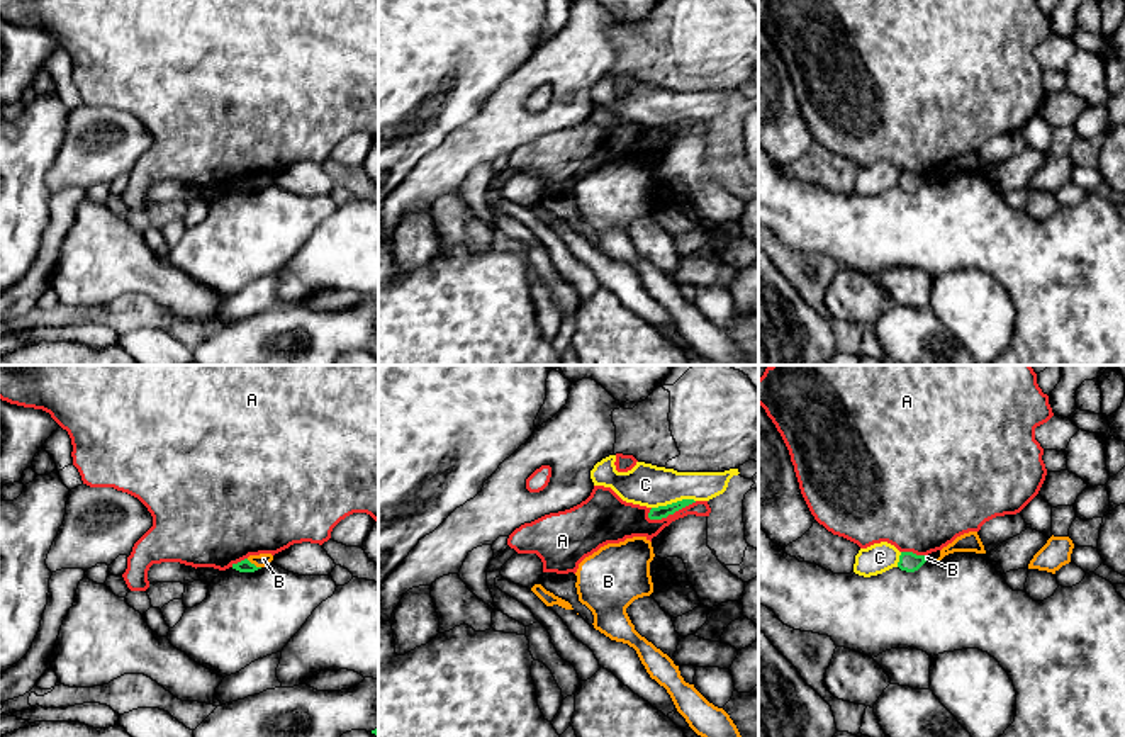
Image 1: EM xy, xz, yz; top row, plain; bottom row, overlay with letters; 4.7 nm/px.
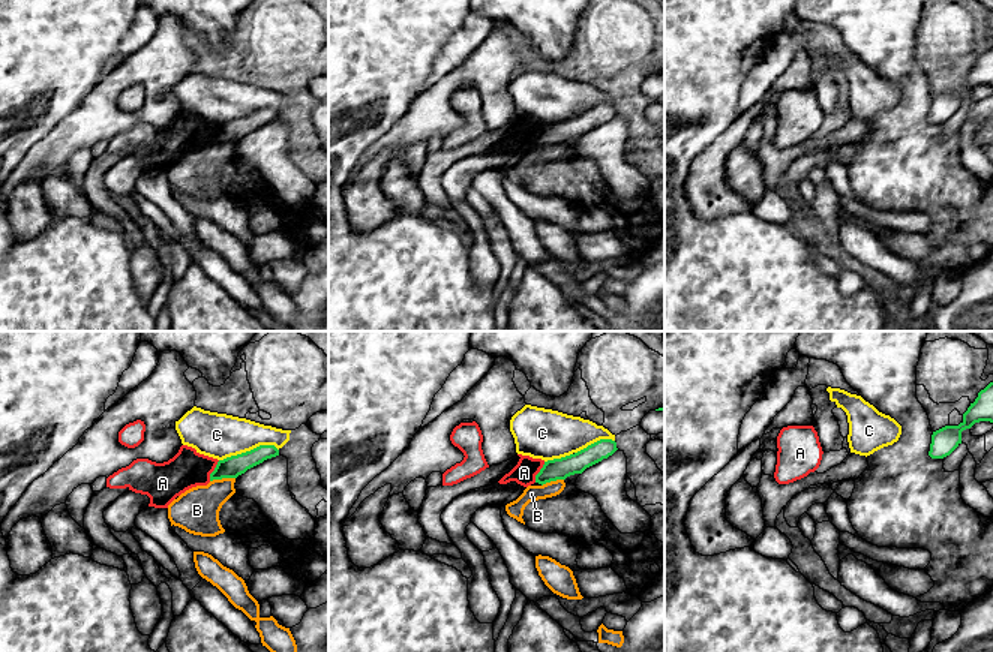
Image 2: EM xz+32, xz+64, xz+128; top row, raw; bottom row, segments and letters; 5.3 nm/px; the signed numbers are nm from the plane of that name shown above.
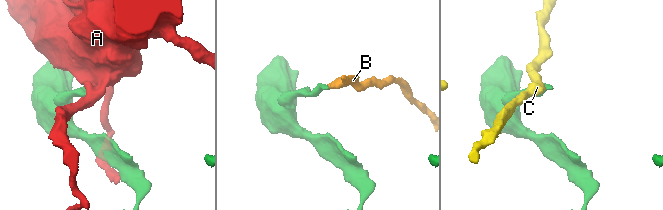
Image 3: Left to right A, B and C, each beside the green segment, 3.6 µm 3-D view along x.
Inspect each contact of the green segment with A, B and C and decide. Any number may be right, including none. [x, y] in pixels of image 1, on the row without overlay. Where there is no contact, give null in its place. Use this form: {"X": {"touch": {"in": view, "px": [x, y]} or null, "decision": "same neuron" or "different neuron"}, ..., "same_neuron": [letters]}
{"A": {"touch": {"in": "xz", "px": [671, 133]}, "decision": "different neuron"}, "B": {"touch": {"in": "xy", "px": [253, 184]}, "decision": "different neuron"}, "C": {"touch": {"in": "xz", "px": [672, 123]}, "decision": "different neuron"}, "same_neuron": []}

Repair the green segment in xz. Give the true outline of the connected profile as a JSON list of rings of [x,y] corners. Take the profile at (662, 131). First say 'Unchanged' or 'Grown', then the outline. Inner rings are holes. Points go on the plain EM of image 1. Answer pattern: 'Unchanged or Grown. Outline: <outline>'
Unchanged. Outline: [[[682,119],[682,121],[677,121],[677,122],[672,122],[672,124],[667,124],[667,126],[658,126],[658,127],[652,127],[650,132],[648,132],[648,138],[650,139],[662,139],[662,138],[667,138],[669,134],[674,134],[675,131],[689,126],[696,122],[694,119]]]

